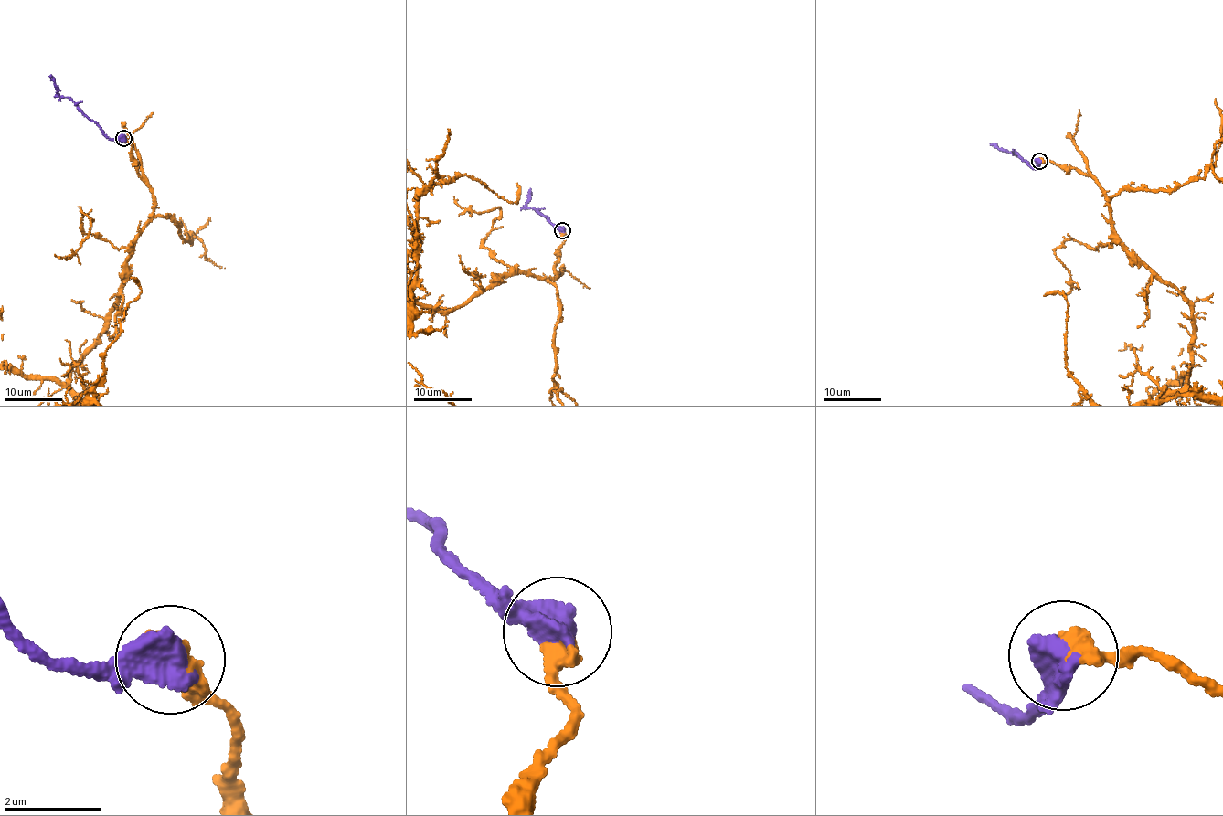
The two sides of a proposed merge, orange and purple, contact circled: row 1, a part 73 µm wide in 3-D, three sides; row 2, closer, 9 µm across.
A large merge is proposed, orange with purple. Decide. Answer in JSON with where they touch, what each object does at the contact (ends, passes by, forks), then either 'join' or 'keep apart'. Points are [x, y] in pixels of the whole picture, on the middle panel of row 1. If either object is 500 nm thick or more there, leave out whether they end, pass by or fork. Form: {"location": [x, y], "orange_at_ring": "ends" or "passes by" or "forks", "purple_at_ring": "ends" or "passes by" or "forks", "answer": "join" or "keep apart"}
{"location": [562, 230], "answer": "join"}

